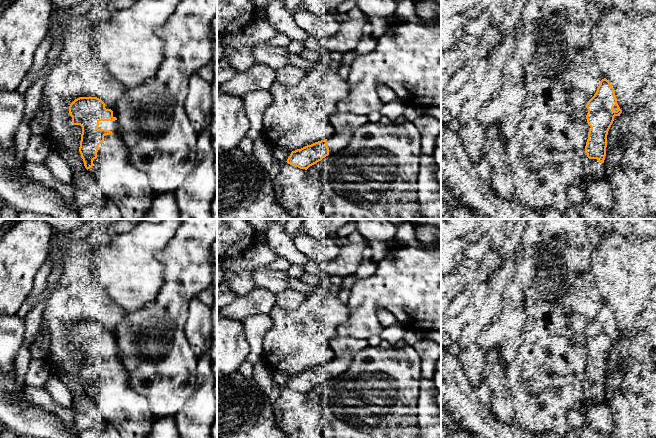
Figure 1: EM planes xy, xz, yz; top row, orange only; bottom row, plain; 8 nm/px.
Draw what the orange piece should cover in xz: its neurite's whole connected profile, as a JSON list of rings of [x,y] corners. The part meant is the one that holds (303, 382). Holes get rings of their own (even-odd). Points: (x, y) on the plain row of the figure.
[[[351,352],[336,354],[327,363],[292,375],[286,386],[294,391],[307,394],[329,378],[337,377],[348,371],[355,356],[356,353]]]

